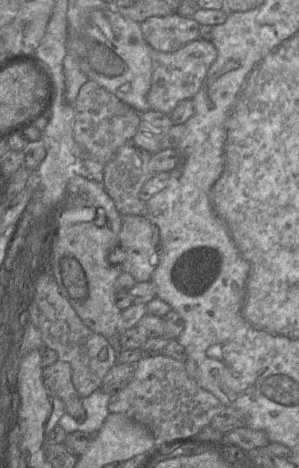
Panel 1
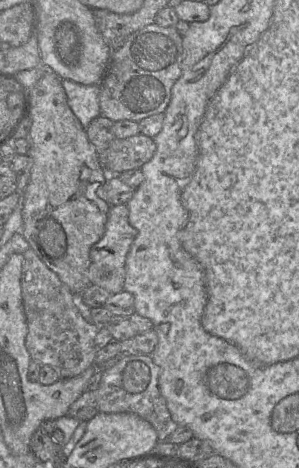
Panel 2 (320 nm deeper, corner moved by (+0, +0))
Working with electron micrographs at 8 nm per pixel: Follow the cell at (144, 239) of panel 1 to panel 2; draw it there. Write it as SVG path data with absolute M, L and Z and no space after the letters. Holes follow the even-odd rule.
M126 204L111 206L103 237L91 248L89 278L111 295L124 291L126 257L137 236L137 230L129 223L129 209Z

